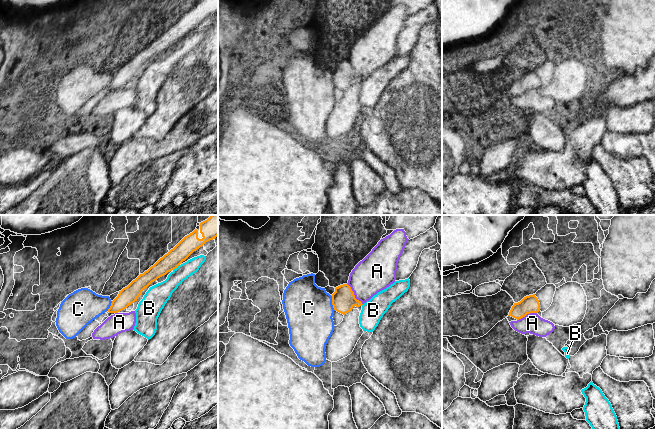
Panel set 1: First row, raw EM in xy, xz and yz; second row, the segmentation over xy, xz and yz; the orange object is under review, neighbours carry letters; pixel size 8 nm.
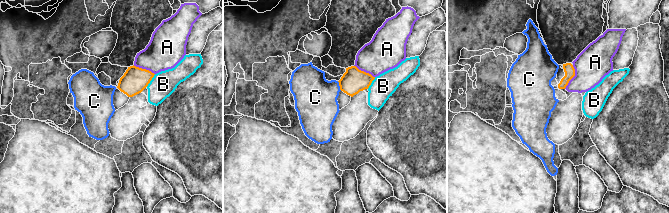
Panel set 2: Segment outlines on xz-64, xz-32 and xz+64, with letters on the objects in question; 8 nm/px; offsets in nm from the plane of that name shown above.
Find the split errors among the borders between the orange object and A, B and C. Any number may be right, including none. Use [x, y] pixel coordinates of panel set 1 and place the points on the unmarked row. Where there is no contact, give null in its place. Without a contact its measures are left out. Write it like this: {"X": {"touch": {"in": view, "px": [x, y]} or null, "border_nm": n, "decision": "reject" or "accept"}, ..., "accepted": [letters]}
{"A": {"touch": {"in": "xz", "px": [353, 70]}, "border_nm": 220, "decision": "reject"}, "B": {"touch": {"in": "xy", "px": [176, 43]}, "border_nm": 80, "decision": "reject"}, "C": {"touch": {"in": "xz", "px": [332, 79]}, "border_nm": 130, "decision": "reject"}, "accepted": []}

